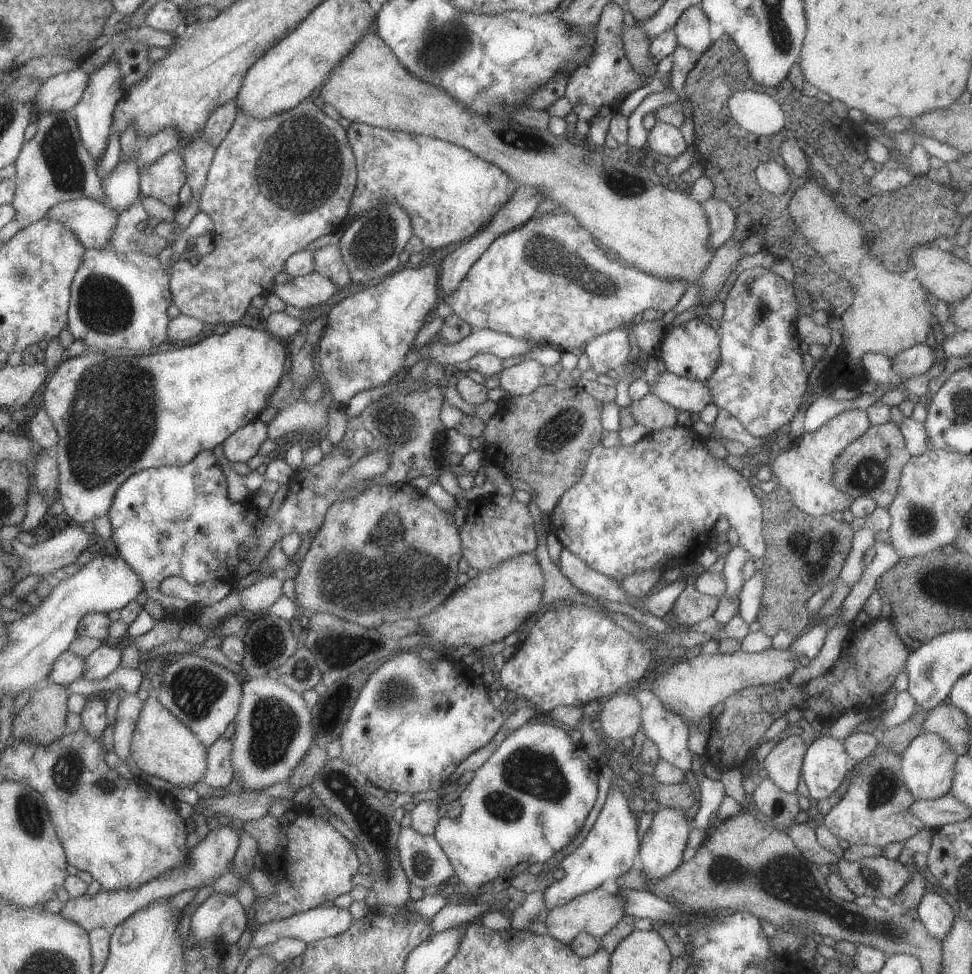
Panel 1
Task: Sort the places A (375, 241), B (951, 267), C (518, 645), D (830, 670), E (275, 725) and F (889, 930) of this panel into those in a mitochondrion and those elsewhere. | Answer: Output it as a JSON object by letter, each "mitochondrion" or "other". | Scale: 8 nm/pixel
{"A":"mitochondrion","B":"other","C":"other","D":"other","E":"mitochondrion","F":"mitochondrion"}

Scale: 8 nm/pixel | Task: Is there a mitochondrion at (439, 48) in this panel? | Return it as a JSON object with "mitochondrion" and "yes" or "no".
{"mitochondrion":"yes"}

